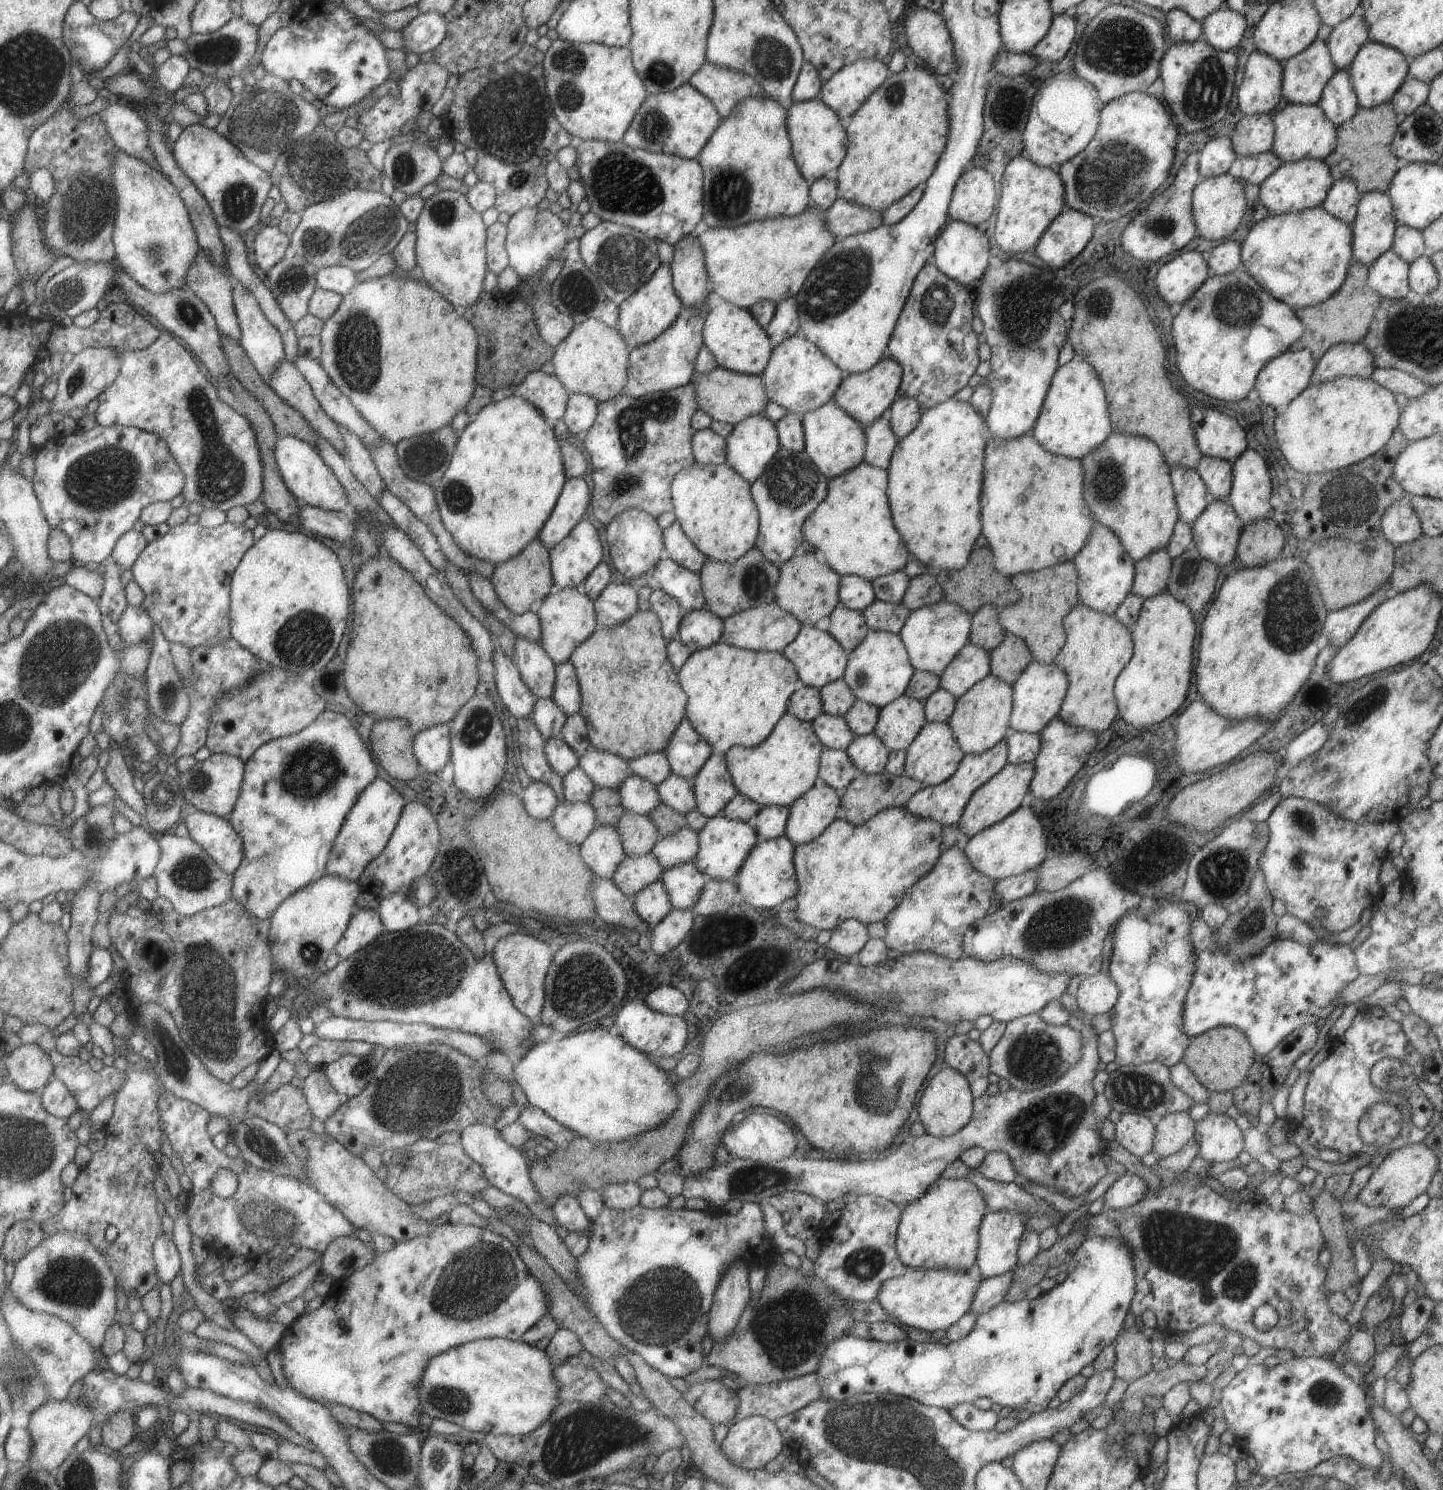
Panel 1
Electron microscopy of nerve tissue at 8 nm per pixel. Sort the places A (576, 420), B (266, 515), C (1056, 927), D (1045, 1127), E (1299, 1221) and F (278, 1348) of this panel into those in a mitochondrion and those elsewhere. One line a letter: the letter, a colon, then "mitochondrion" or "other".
A: other
B: other
C: mitochondrion
D: mitochondrion
E: other
F: other

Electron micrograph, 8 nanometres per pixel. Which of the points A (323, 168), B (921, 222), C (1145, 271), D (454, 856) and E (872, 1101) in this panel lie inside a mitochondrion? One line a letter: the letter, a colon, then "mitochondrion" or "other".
A: mitochondrion
B: other
C: other
D: other
E: mitochondrion

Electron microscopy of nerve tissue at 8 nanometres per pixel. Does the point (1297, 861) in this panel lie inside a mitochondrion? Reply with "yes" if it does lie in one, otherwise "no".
yes

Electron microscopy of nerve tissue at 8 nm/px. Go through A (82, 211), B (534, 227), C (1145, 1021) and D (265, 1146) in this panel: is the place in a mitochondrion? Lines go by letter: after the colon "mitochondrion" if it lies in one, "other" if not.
A: mitochondrion
B: mitochondrion
C: other
D: mitochondrion

